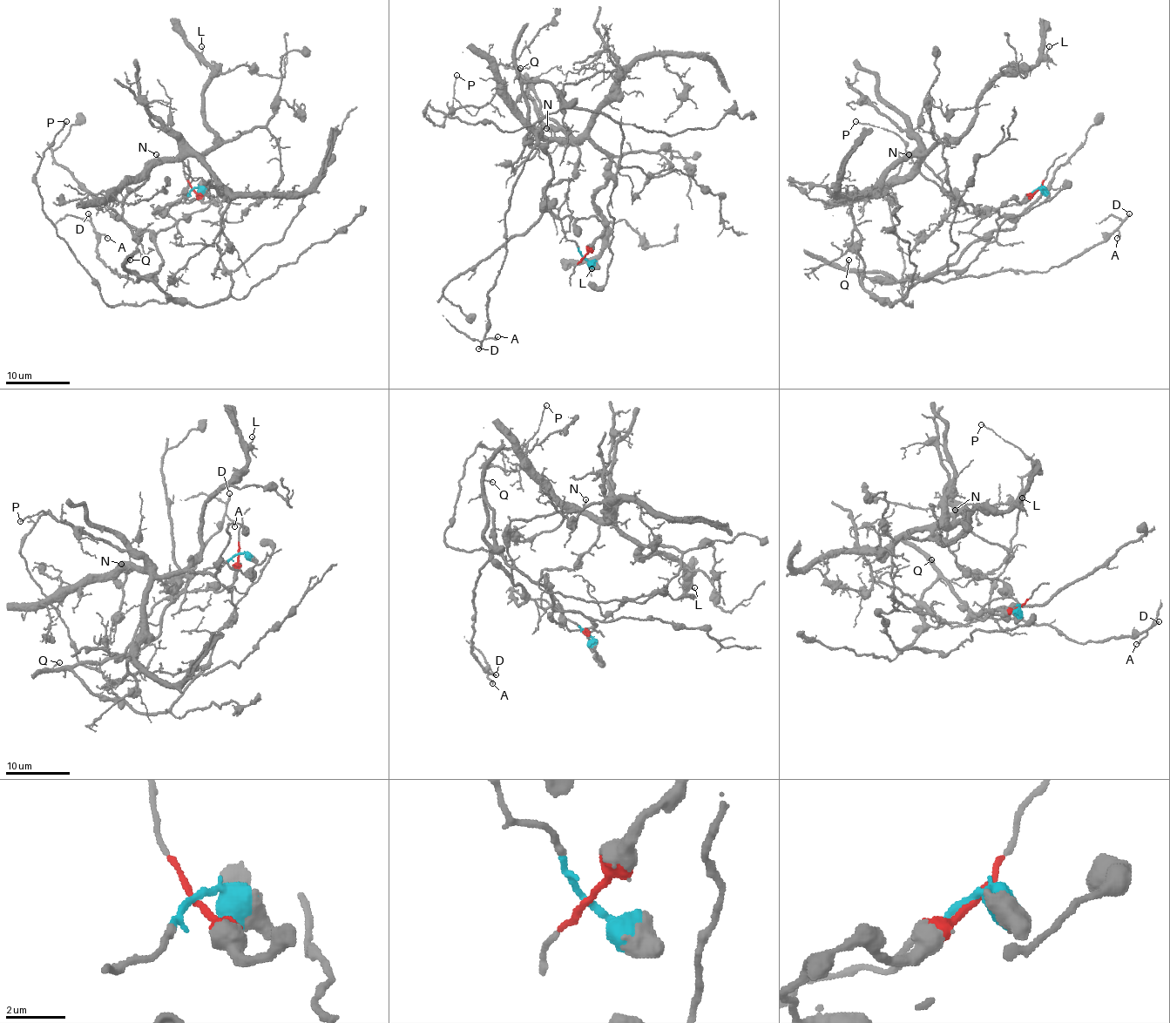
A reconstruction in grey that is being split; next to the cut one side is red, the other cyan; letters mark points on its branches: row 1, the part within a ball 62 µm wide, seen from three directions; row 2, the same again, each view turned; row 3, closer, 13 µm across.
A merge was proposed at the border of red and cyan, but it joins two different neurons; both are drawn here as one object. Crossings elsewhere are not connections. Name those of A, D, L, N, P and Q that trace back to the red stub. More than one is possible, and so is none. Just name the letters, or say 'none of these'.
A, D, P, Q

